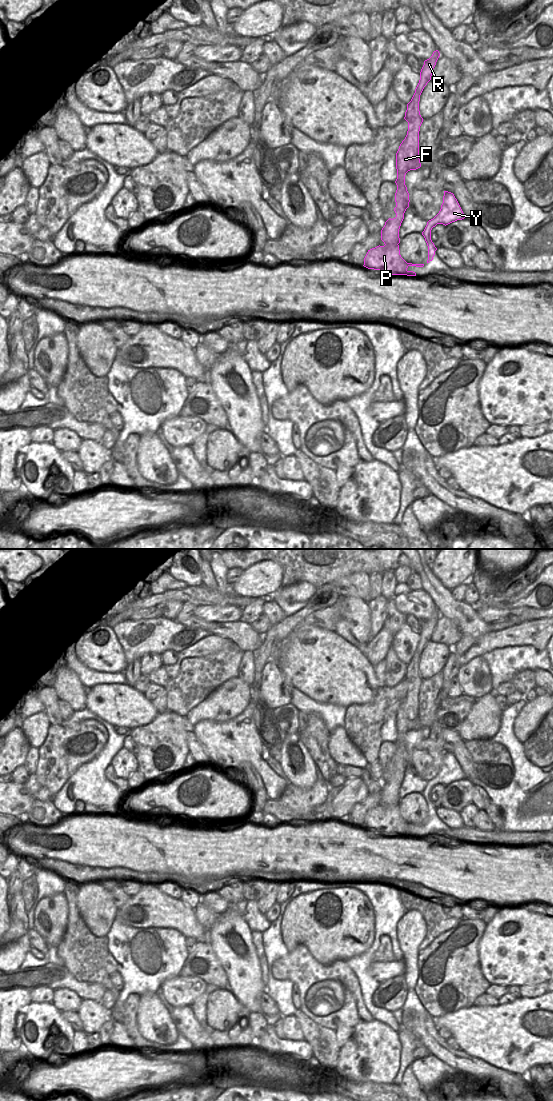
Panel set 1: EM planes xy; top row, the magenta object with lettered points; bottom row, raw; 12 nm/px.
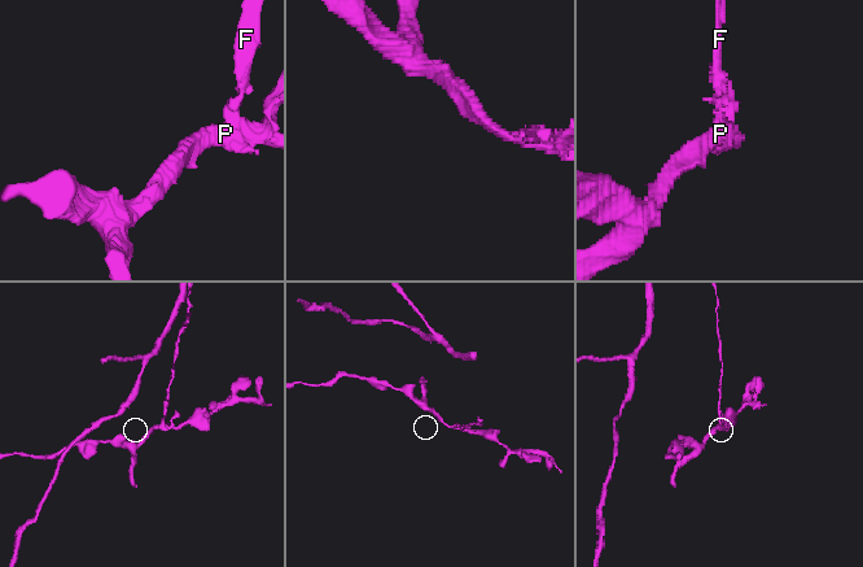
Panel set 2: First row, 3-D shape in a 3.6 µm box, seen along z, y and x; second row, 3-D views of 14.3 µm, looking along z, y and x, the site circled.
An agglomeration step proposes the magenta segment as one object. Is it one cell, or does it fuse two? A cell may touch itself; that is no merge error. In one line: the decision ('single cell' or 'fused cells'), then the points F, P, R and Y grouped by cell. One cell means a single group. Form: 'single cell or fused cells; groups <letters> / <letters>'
fused cells; groups F R / P Y

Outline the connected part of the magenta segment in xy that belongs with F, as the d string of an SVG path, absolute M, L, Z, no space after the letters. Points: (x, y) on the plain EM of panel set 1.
M436 610L429 619L424 621L419 643L411 661L407 664L404 679L408 682L408 691L396 713L397 739L395 743L397 750L395 753L396 767L394 768L396 777L393 779L389 778L381 790L381 800L385 805L400 803L399 789L410 762L409 753L405 745L405 735L408 731L421 727L419 719L419 691L423 678L419 671L420 655L424 647L431 640L433 629L439 616L440 613Z

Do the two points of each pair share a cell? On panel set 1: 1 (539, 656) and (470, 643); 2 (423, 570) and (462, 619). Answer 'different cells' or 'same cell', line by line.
1: different cells
2: same cell

